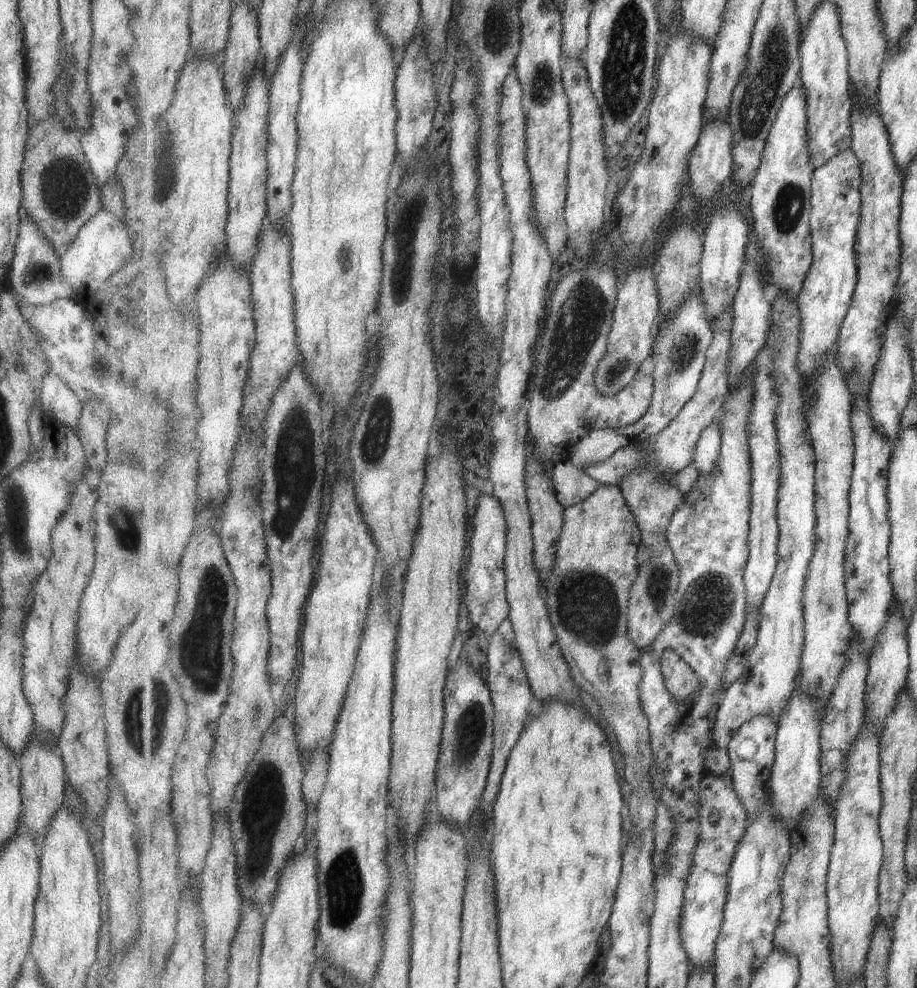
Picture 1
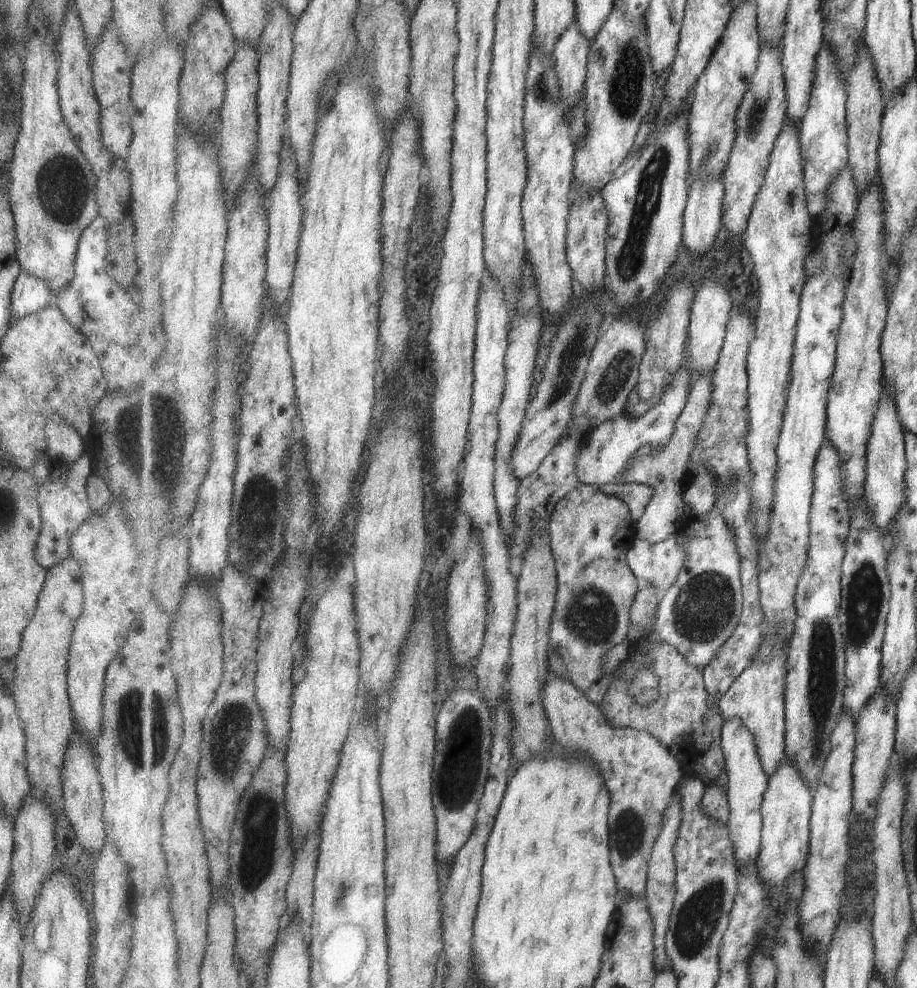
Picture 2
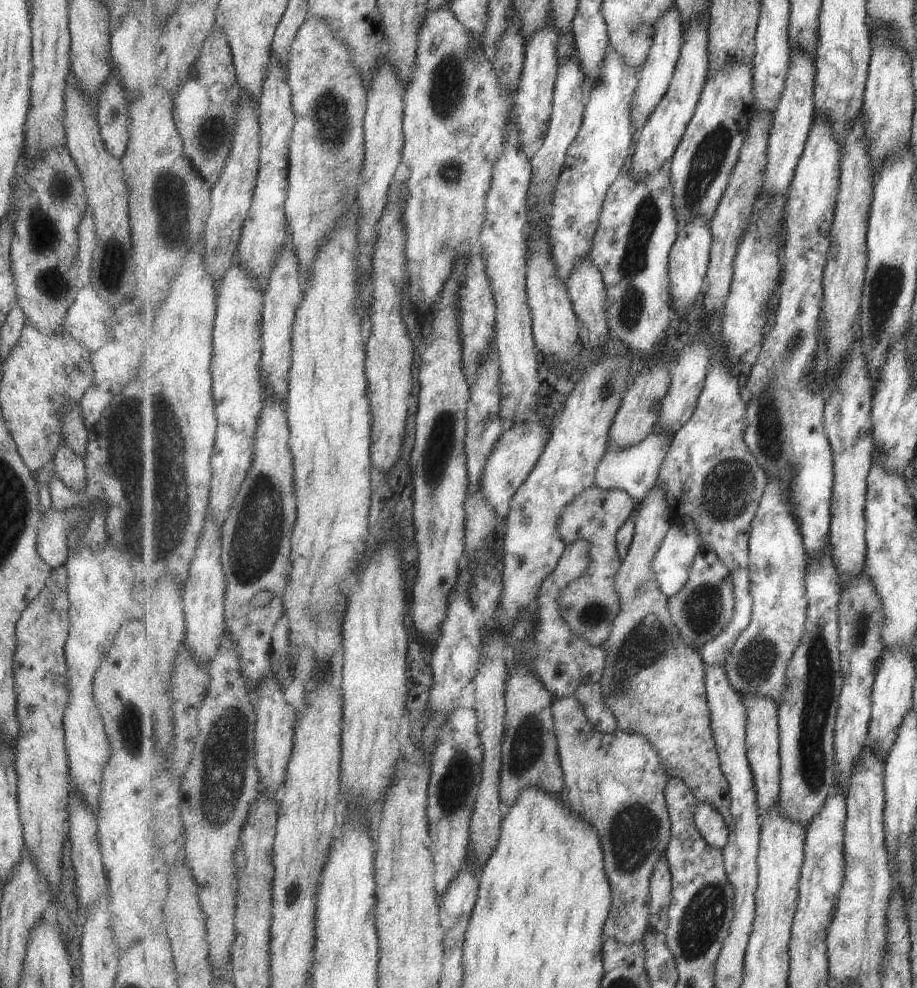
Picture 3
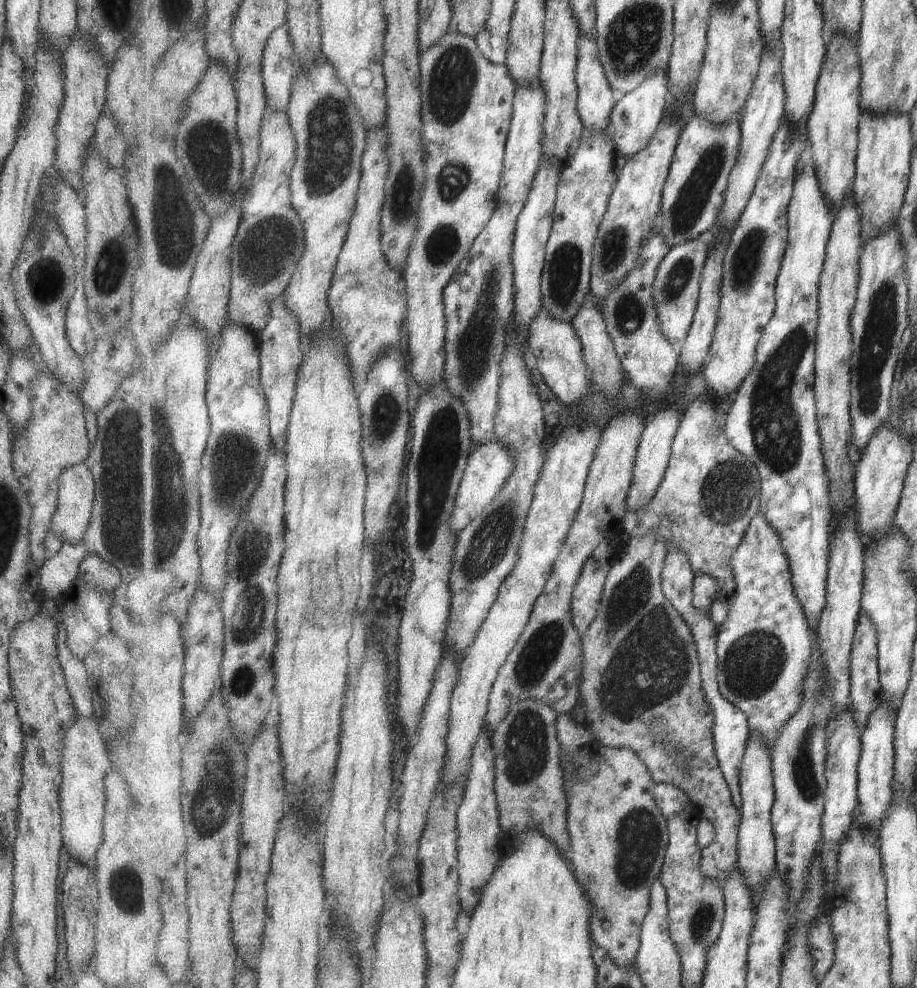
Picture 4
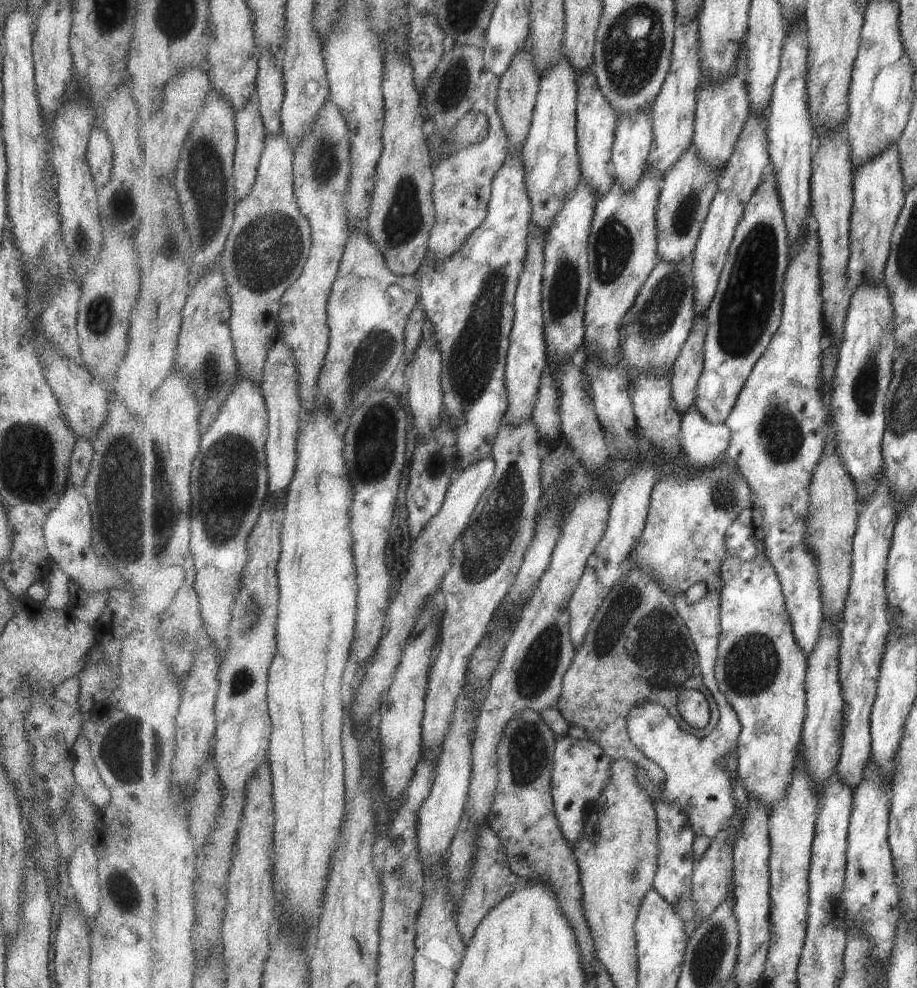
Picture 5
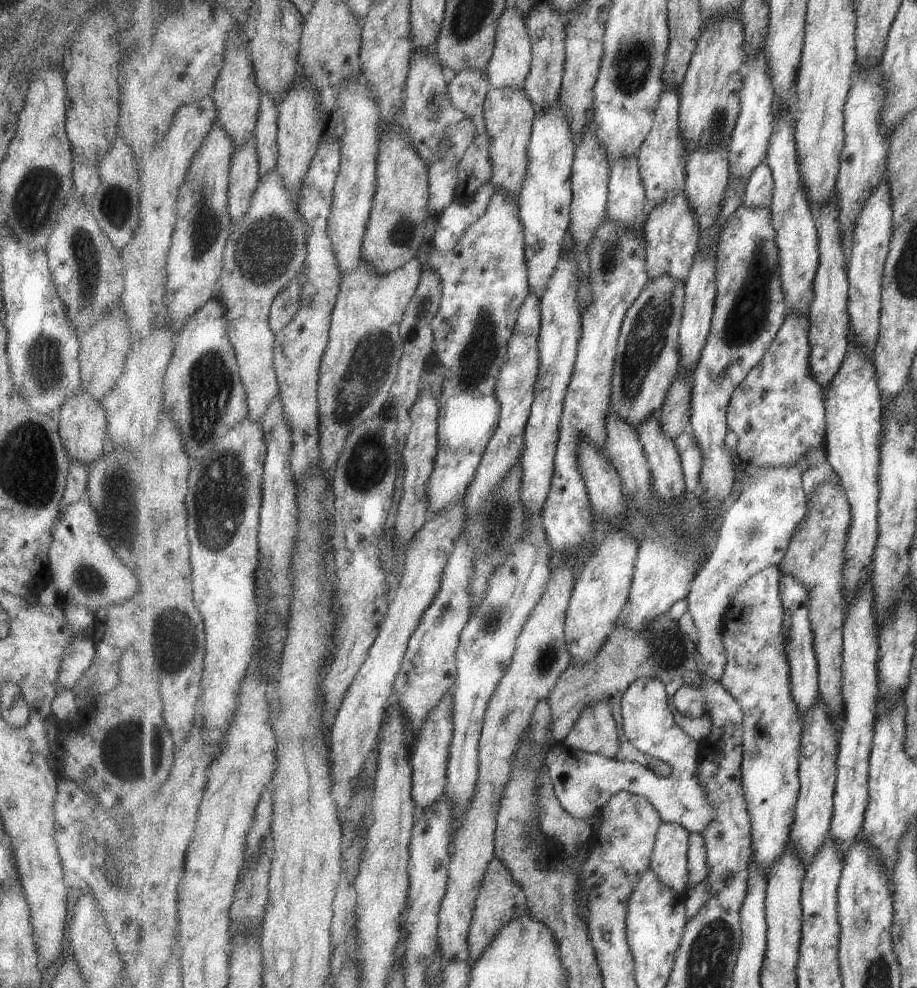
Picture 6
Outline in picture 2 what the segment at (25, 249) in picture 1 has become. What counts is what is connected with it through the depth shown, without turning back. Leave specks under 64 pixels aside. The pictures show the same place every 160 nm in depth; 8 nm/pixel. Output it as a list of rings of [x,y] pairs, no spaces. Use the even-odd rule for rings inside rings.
[[[20,270],[13,282],[10,295],[12,318],[23,318],[54,303],[54,293],[49,282]]]

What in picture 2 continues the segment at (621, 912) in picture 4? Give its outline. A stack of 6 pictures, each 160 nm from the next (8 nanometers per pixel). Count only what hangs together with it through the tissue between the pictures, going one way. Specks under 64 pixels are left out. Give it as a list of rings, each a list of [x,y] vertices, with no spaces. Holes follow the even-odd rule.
[[[548,668],[549,677],[543,693],[544,710],[550,722],[553,741],[562,747],[569,756],[571,754],[585,754],[593,756],[593,760],[601,768],[601,776],[605,778],[605,786],[612,795],[611,810],[609,810],[609,828],[613,830],[610,847],[612,848],[611,863],[616,872],[618,883],[618,899],[623,892],[646,898],[648,885],[649,858],[652,858],[653,846],[660,838],[661,828],[664,826],[665,810],[669,809],[669,802],[673,801],[680,781],[687,776],[685,764],[679,757],[669,751],[659,739],[645,731],[631,728],[616,728],[609,725],[599,706],[592,704],[584,692],[567,677],[555,674]]]

